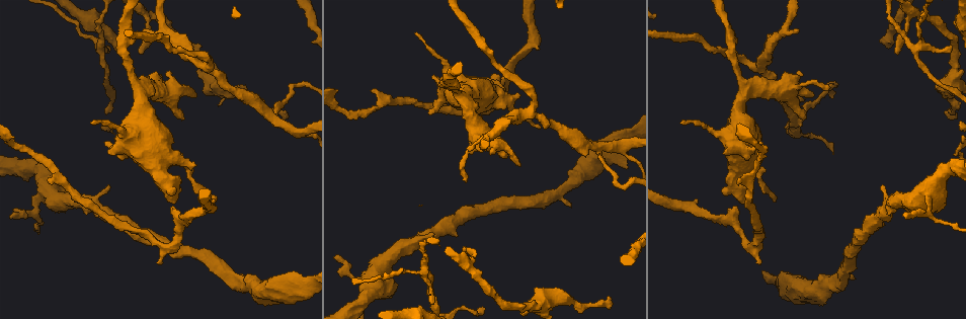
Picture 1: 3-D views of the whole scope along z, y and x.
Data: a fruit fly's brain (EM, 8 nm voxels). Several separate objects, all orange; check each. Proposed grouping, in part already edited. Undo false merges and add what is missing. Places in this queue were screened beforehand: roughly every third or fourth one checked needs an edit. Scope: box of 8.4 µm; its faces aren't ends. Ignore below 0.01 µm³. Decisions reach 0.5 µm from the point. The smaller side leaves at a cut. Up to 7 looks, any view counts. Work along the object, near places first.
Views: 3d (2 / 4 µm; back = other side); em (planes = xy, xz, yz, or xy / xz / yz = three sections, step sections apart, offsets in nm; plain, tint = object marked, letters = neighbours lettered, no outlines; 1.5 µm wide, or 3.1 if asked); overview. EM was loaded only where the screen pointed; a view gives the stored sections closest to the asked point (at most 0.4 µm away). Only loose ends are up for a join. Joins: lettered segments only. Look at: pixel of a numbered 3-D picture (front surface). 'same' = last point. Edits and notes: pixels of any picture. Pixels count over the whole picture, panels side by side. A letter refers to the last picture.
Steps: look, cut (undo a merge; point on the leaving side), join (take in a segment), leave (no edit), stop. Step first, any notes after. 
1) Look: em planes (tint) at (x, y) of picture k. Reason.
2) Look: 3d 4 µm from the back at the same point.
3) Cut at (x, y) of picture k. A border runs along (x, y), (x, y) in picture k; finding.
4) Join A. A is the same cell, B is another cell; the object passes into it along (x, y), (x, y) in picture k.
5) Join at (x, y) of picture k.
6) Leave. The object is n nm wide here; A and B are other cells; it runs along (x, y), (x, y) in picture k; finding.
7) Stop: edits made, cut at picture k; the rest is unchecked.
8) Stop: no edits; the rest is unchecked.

Look: em planes (tint) at (466, 180) of picture 1. Free end.

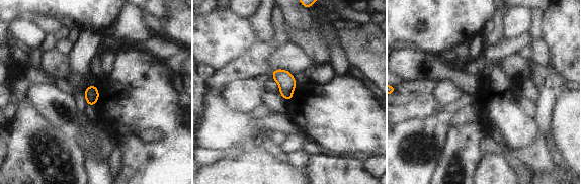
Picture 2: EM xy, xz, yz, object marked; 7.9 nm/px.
Look: em planes (letters) at the same point. See the neighbours.

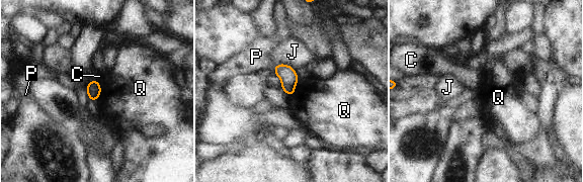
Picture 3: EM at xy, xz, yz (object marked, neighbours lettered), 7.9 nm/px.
Leave. The object is 120 nm wide here; C, J, P and Q are other cells; a border runs along (100, 83), (100, 94), (96, 100) in picture 3; none of them fits.

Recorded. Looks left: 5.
Look: em xy step 8 (tint) at (795, 119) of picture 1.

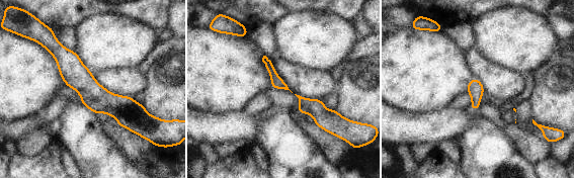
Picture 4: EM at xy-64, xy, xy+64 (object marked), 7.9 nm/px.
Look: em planes (letters) at the same point. Cut it another way.

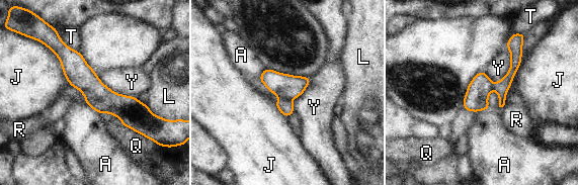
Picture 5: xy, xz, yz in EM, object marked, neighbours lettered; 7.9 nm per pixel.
Cut at (285, 107) of picture 5. A, J, L, Q, R, T and Y are other cells; a border runs along (280, 98), (291, 101) in picture 5; two neurons meet here.

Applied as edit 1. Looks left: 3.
Look: em planes (letters) at (429, 114) of picture 1. Branch stops here.

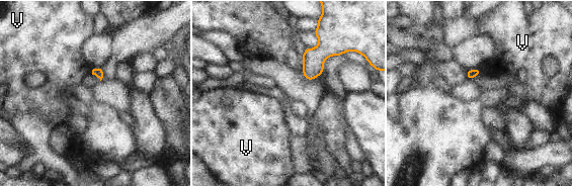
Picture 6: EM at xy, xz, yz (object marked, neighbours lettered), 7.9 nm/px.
Leave. V is another cell; a border runs along (479, 69), (482, 73) in picture 6; none of them fits.

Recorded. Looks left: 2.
Stop: edits made, cut at picture 5; the rest is unchecked.

